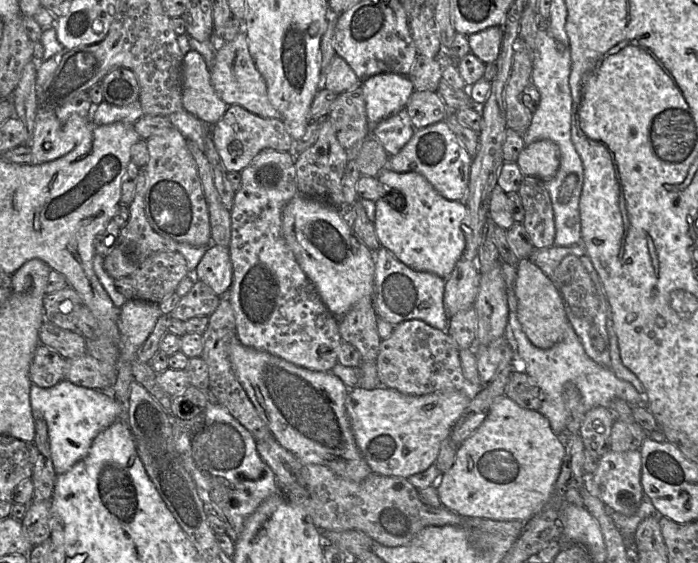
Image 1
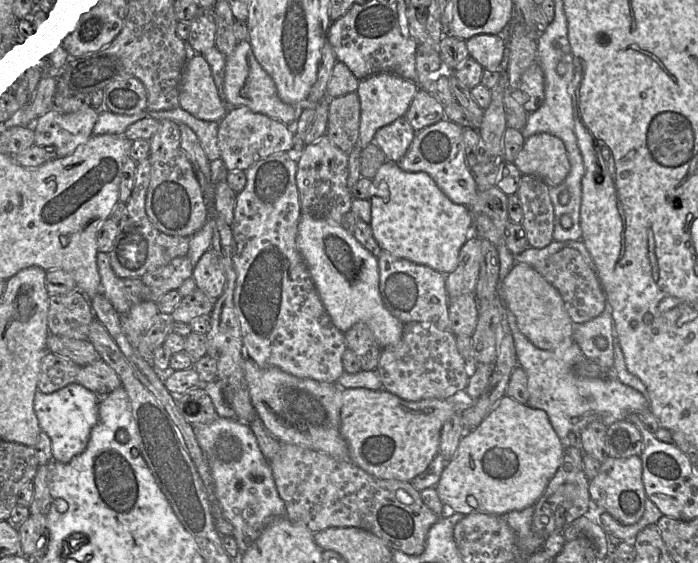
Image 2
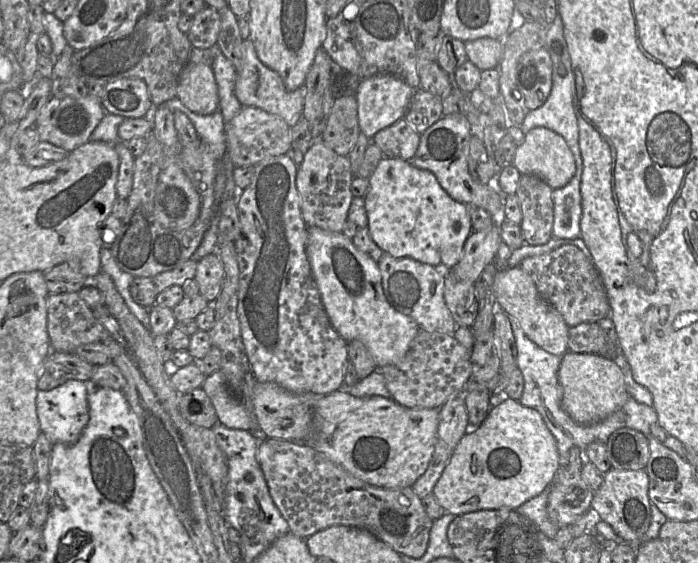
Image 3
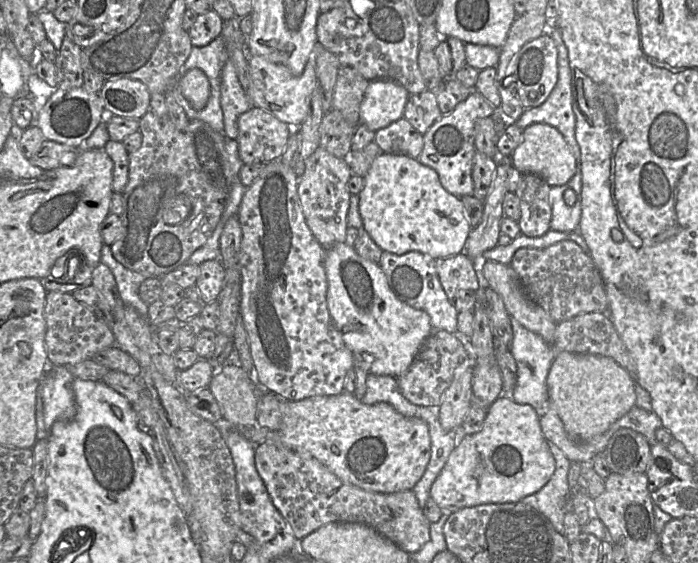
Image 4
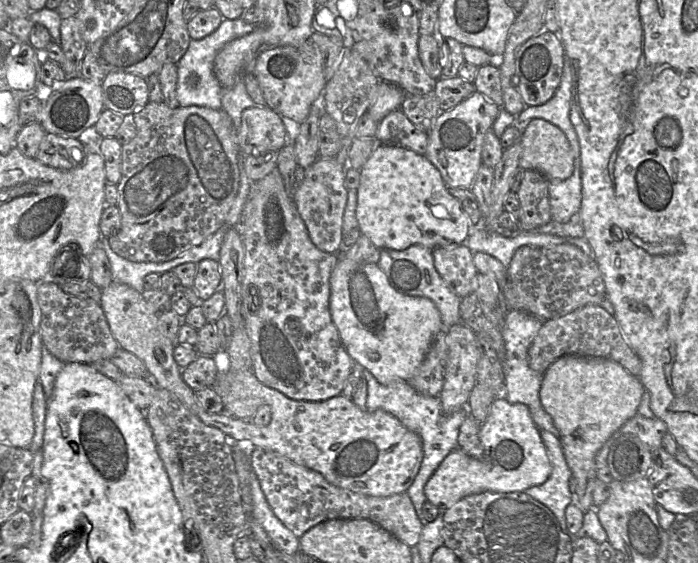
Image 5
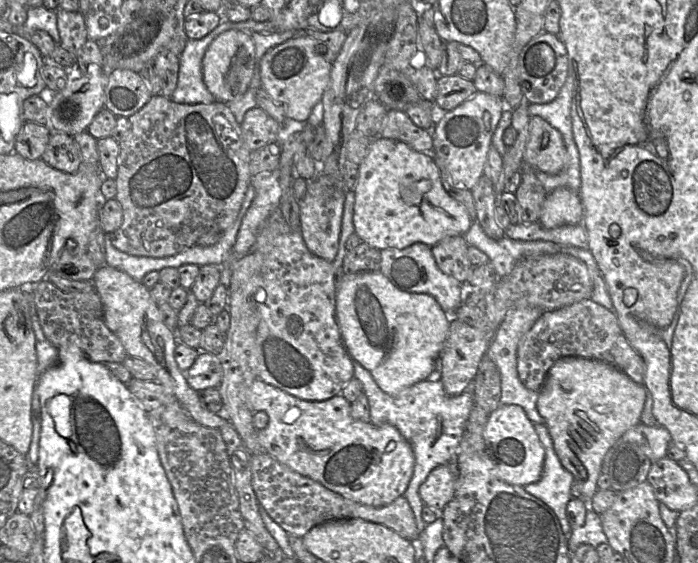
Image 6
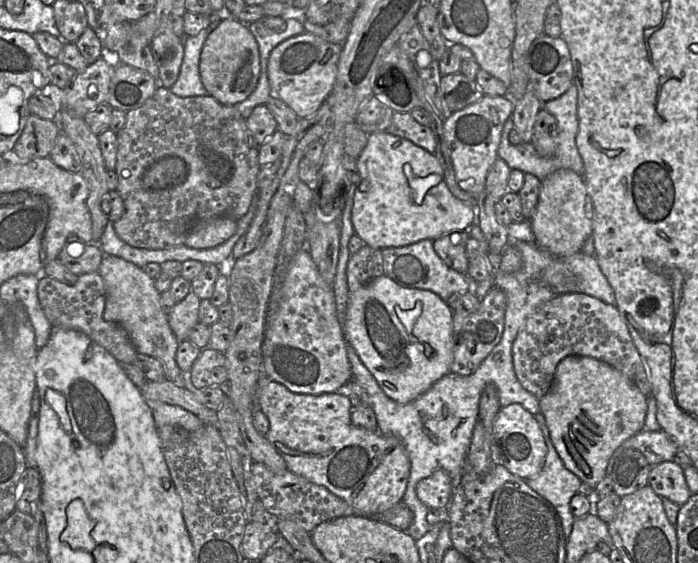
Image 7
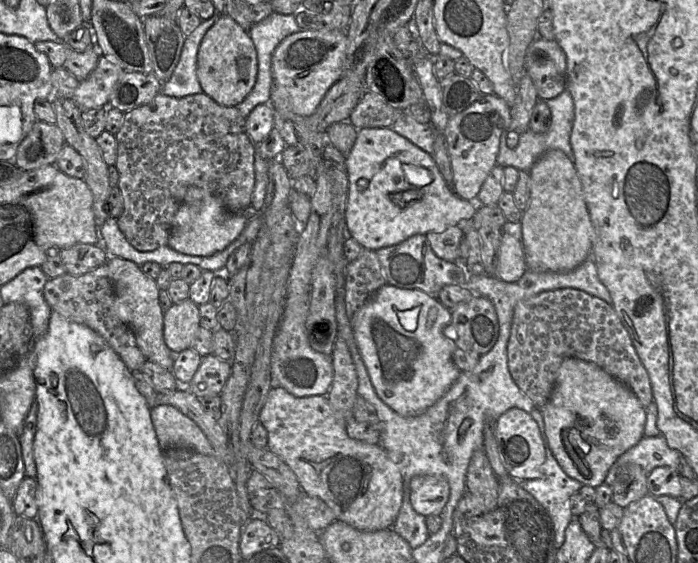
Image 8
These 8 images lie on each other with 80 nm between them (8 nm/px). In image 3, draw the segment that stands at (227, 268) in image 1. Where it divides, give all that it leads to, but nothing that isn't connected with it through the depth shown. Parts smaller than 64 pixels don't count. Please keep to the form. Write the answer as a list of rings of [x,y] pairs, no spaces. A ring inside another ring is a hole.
[[[216,252],[210,253],[197,261],[193,278],[199,287],[199,294],[213,304],[220,293],[224,279],[223,264]]]

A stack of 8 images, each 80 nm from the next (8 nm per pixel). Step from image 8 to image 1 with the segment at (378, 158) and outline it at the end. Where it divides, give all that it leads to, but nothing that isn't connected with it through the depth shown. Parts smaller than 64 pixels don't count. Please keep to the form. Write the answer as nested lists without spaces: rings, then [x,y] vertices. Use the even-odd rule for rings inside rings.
[[[382,169],[377,179],[386,192],[384,197],[375,201],[373,222],[381,247],[391,251],[398,260],[413,270],[430,272],[446,280],[465,250],[465,203],[444,198],[417,172]]]

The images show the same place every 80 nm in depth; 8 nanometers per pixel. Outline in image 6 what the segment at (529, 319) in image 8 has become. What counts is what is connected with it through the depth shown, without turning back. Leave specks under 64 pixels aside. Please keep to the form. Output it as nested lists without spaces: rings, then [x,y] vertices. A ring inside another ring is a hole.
[[[590,299],[544,311],[517,348],[517,372],[529,390],[540,391],[553,364],[563,357],[583,357],[609,363],[636,383],[644,384],[645,363],[625,337],[615,313]]]

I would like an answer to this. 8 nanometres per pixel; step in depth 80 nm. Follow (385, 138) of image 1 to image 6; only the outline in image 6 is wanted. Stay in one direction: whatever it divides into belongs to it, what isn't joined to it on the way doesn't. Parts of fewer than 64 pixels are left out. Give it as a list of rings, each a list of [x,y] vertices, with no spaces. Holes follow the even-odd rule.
[[[388,109],[379,136],[402,141],[419,152],[433,150],[431,131],[416,126],[404,111]]]

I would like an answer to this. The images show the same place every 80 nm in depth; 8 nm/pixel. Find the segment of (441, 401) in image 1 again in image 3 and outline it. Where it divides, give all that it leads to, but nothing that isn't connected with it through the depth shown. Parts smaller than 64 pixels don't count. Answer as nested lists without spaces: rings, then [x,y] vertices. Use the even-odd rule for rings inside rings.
[[[340,387],[336,391],[318,395],[313,431],[310,439],[305,442],[370,485],[388,489],[412,487],[425,473],[432,459],[439,439],[439,414],[438,408],[408,408],[398,404],[392,398],[355,397]]]

